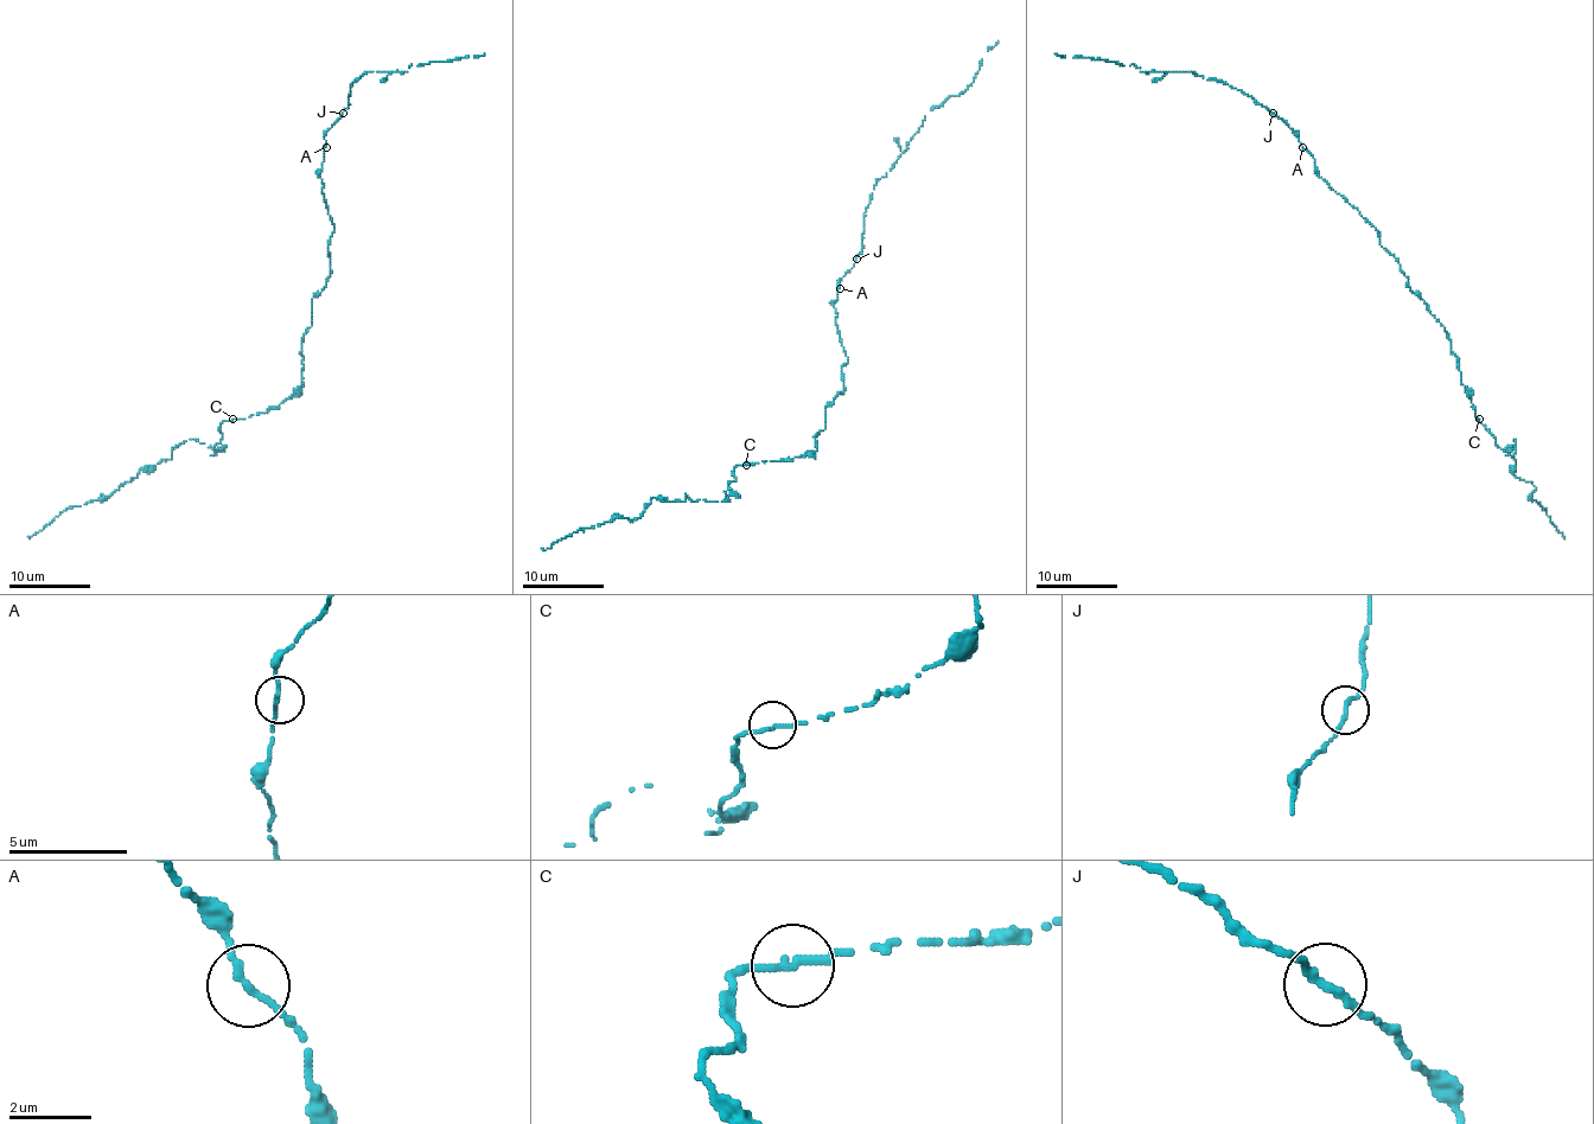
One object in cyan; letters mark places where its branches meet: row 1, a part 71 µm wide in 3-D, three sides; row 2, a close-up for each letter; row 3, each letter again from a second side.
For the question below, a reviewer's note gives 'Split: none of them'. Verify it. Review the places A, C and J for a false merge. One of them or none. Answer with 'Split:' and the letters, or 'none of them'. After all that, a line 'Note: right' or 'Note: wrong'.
Split: none of them
Note: right

